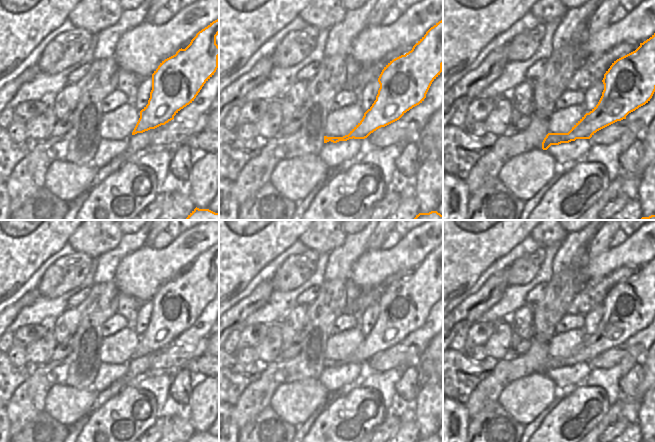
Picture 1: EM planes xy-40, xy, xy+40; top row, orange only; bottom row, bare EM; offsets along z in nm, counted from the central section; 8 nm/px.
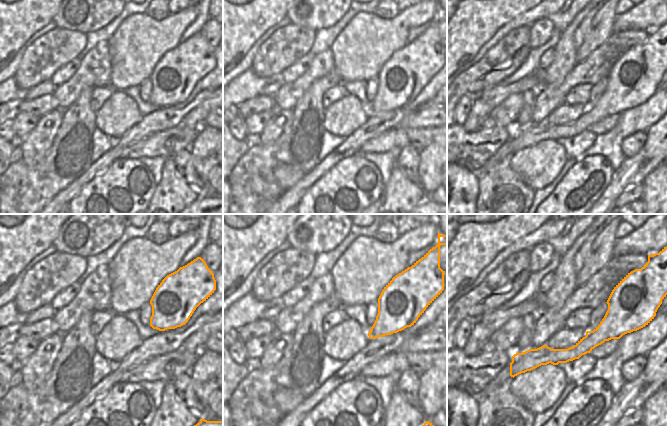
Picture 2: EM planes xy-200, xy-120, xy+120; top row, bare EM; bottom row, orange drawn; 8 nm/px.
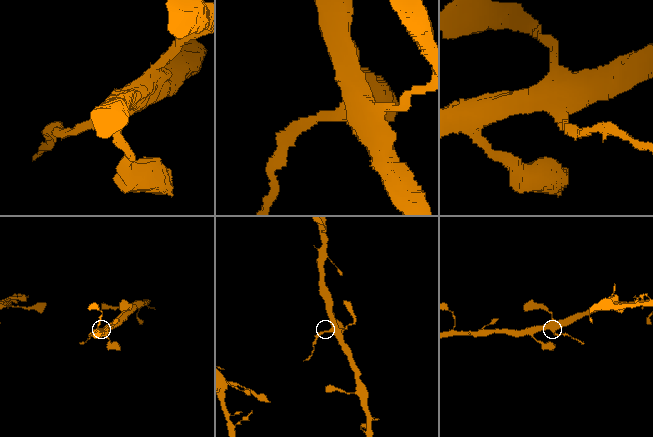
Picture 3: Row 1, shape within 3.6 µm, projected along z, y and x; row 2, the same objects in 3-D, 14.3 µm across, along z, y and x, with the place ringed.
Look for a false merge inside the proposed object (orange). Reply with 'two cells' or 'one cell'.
two cells

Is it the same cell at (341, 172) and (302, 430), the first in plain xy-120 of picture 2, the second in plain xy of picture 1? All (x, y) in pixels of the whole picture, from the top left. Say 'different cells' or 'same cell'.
different cells

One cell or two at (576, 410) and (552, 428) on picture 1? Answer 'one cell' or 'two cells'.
one cell

